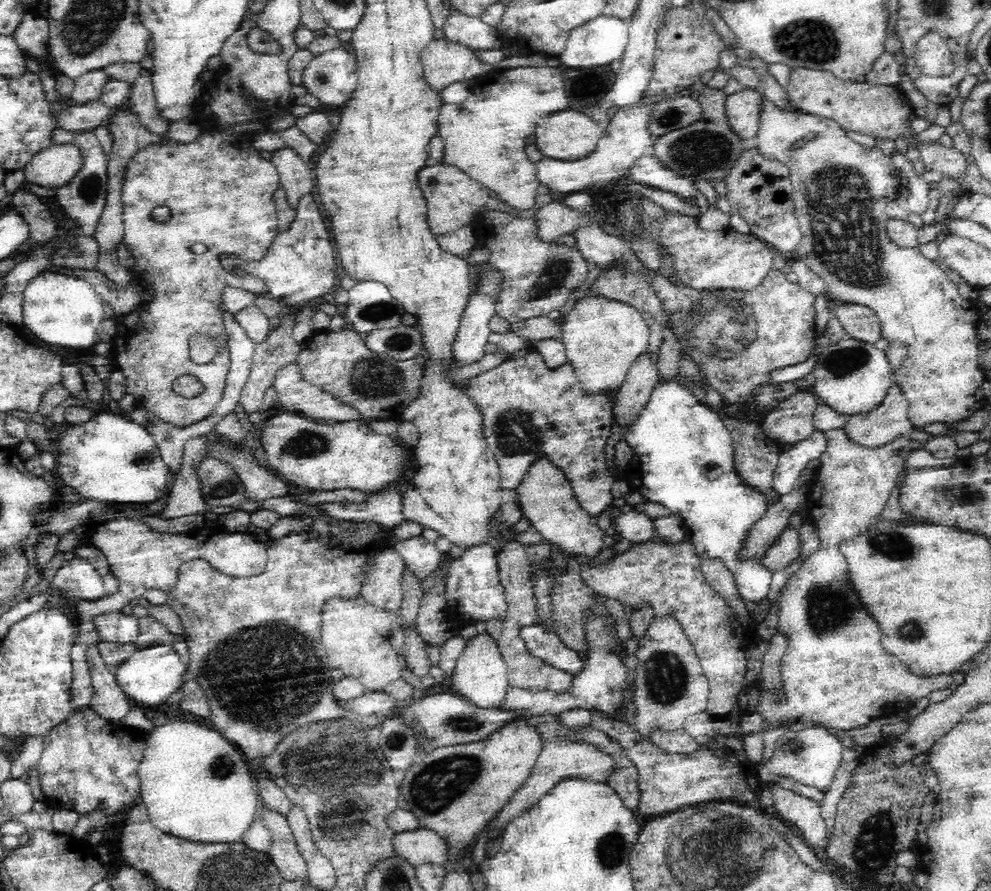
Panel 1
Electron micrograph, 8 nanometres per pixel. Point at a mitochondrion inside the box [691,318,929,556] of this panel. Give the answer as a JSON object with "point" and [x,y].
{"point":[844,362]}

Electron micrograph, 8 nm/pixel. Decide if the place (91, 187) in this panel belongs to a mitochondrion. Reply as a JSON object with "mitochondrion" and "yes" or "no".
{"mitochondrion":"yes"}

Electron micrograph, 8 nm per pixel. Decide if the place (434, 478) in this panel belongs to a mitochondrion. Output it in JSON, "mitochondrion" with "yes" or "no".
{"mitochondrion":"no"}

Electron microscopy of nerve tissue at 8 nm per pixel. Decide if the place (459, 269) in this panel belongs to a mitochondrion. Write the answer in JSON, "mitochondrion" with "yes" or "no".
{"mitochondrion":"no"}

